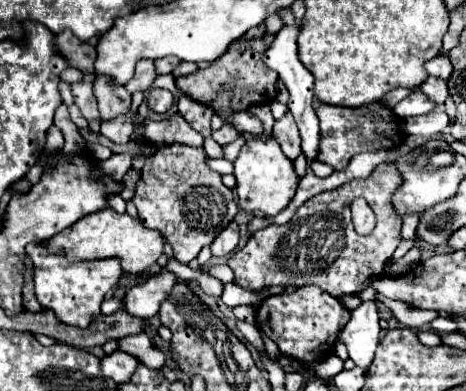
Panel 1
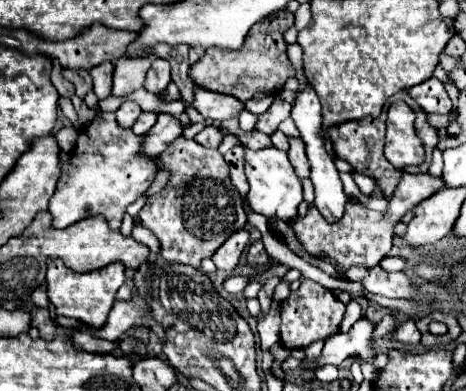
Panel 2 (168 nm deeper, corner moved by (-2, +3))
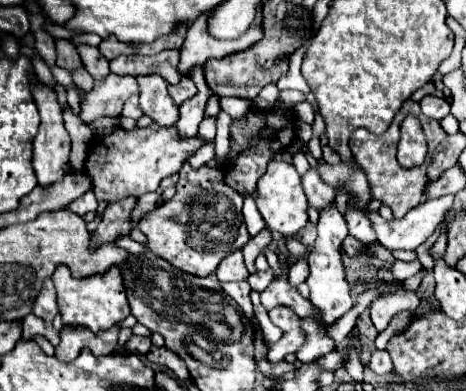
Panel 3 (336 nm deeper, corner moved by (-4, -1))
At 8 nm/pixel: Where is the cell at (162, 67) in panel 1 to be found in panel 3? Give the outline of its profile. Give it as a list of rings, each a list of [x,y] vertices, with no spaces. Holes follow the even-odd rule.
[[[146,75],[138,77],[138,85],[142,111],[162,127],[174,125],[178,117],[178,107],[168,95],[166,79],[162,79],[160,75]]]

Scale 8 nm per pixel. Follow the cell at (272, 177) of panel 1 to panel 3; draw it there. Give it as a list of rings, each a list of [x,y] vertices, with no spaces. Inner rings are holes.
[[[270,161],[264,175],[258,181],[258,187],[254,191],[254,201],[256,207],[266,223],[266,227],[270,231],[278,231],[286,237],[296,235],[306,223],[308,223],[308,203],[306,203],[306,195],[302,191],[302,183],[300,183],[300,175],[294,169],[292,163],[286,161]]]

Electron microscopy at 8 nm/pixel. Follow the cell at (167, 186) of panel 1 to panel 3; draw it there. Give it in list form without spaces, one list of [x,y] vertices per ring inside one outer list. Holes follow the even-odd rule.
[[[186,161],[178,175],[180,181],[176,185],[176,195],[154,211],[146,213],[140,219],[138,229],[148,237],[148,247],[152,253],[158,253],[158,257],[166,259],[180,271],[208,277],[216,271],[218,263],[230,255],[230,251],[242,249],[250,239],[242,215],[244,199],[226,183],[220,167],[212,169],[202,165],[200,169],[194,169]]]

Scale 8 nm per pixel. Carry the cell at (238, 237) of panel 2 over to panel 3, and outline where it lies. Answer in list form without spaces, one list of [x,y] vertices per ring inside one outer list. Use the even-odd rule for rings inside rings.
[[[240,249],[230,253],[226,259],[222,259],[222,263],[216,269],[216,277],[220,281],[244,281],[244,279],[248,279],[248,275],[250,273],[244,265],[244,257],[242,257]]]

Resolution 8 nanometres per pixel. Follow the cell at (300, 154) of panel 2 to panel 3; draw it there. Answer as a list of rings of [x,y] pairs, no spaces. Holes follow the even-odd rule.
[[[310,167],[308,173],[302,175],[302,187],[308,197],[308,205],[318,211],[334,201],[334,189],[322,181],[318,169],[314,169],[314,167]]]

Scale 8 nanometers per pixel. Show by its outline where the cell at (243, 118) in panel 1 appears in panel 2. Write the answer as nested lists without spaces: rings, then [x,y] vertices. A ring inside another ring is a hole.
[[[194,85],[194,103],[198,113],[202,113],[208,119],[214,121],[224,121],[230,117],[238,117],[238,113],[244,109],[244,103],[240,103],[232,95],[222,95],[222,93],[212,93],[204,87]]]

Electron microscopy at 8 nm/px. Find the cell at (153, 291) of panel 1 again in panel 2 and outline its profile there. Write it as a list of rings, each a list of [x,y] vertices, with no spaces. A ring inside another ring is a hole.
[[[136,293],[132,295],[132,301],[116,301],[104,327],[100,327],[94,337],[98,339],[106,339],[106,341],[116,341],[120,339],[130,327],[134,327],[134,321],[136,317],[146,317],[146,319],[152,319],[150,311],[146,309],[146,303],[144,299],[140,299]]]

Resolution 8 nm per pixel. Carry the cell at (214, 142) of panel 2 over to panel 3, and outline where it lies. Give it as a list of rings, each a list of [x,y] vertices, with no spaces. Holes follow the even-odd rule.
[[[208,141],[204,143],[192,157],[190,157],[190,163],[194,163],[194,167],[202,167],[202,163],[208,163],[210,159],[214,159],[214,143]]]

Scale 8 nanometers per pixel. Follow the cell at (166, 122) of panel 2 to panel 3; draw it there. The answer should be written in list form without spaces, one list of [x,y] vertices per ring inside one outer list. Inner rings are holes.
[[[196,65],[196,67],[190,71],[190,79],[196,83],[198,93],[196,93],[192,99],[188,99],[188,101],[184,101],[182,105],[178,105],[180,115],[178,115],[178,121],[176,121],[174,127],[180,131],[180,139],[190,139],[190,137],[196,135],[198,125],[200,125],[202,115],[204,115],[206,101],[208,101],[208,97],[212,95],[210,87],[208,87],[206,81],[204,81],[202,67]]]

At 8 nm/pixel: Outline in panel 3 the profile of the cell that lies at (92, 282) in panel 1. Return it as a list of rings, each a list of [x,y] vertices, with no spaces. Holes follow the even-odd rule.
[[[58,265],[52,275],[52,283],[56,287],[58,309],[60,309],[64,325],[80,325],[96,333],[100,329],[110,329],[112,325],[120,323],[130,313],[130,307],[126,303],[126,289],[122,283],[122,273],[118,267],[110,267],[102,275],[76,279],[72,277],[66,265]]]

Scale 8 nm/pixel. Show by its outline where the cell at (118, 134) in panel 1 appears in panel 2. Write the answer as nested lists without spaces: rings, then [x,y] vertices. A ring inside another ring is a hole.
[[[124,101],[122,107],[116,111],[116,119],[118,119],[120,127],[132,127],[140,113],[142,113],[142,109],[140,109],[138,103],[134,103],[134,101]]]

